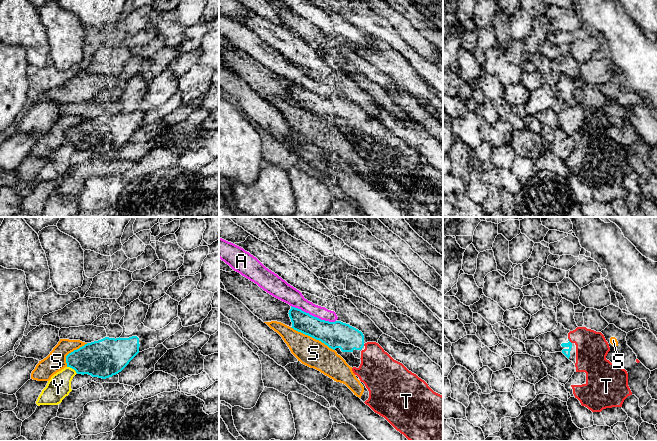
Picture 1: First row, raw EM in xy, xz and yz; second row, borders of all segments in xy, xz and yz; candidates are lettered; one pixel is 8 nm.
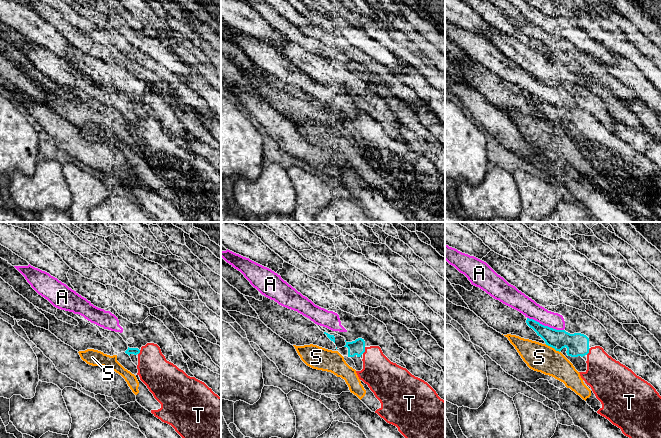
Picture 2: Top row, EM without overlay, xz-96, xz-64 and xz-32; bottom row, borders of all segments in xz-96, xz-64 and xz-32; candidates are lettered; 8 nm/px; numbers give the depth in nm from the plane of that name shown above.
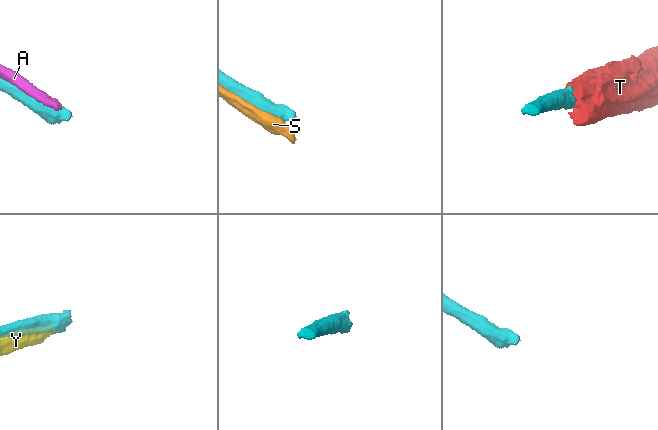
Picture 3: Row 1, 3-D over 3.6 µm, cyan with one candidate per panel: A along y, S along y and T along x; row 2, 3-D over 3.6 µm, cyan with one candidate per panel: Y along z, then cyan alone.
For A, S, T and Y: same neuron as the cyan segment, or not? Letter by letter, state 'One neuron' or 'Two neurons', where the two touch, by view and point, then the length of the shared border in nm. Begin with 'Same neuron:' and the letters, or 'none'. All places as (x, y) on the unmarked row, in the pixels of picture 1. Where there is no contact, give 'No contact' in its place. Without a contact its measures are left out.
Same neuron: T
A: Two neurons. Touches cyan at xz (313, 92). Shared border 380 nm
S: Two neurons. Touches cyan at xz (312, 113). Shared border 400 nm
T: One neuron. Touches cyan at yz (569, 117). Shared border 50 nm
Y: Two neurons. Touches cyan at xy (72, 144). Shared border 110 nm

